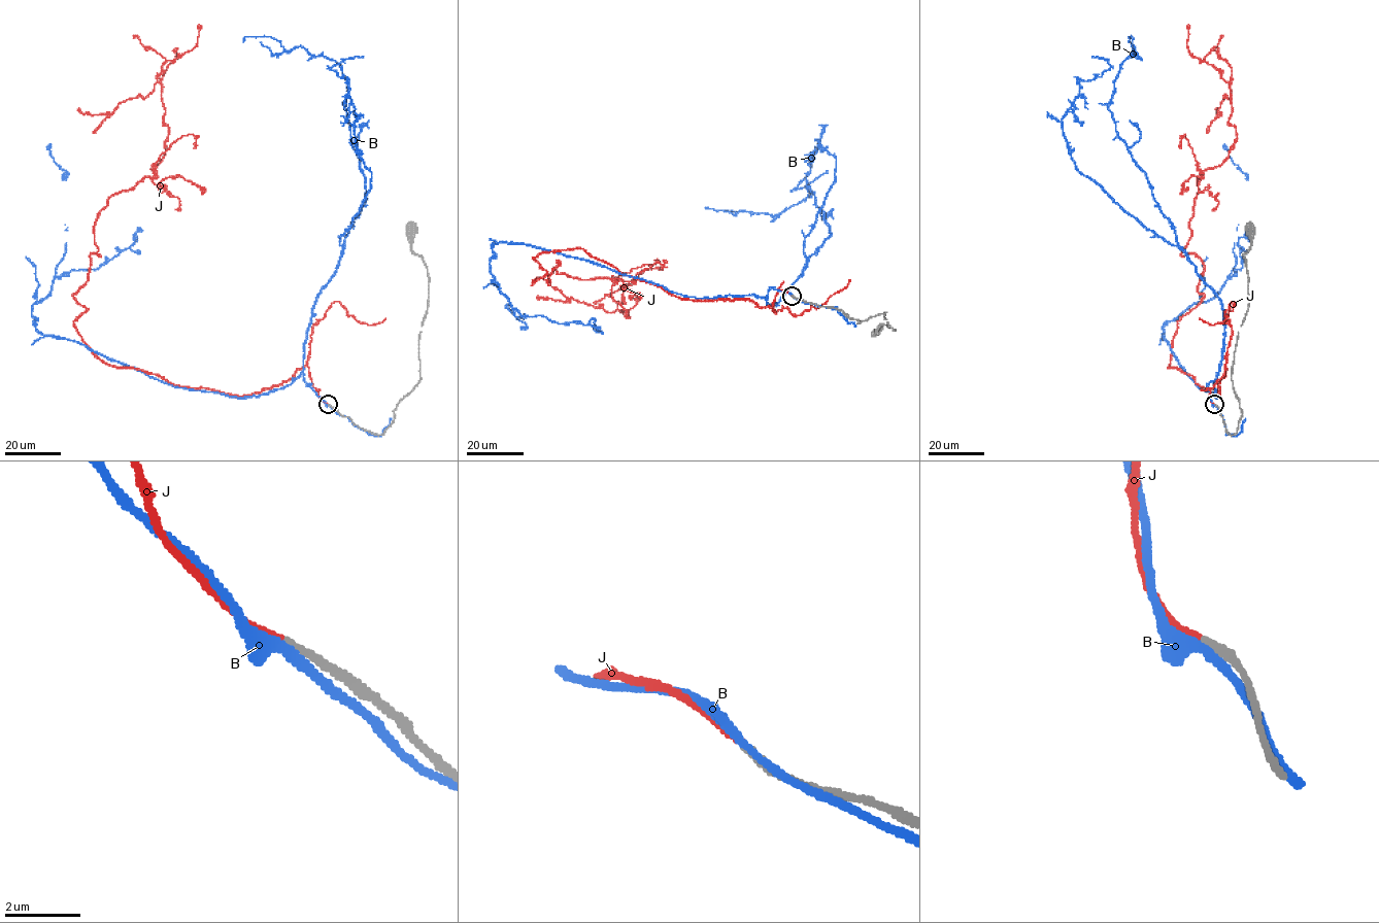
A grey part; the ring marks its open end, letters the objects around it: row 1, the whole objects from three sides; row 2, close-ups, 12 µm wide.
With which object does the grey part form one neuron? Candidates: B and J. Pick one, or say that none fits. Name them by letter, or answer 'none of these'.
J

